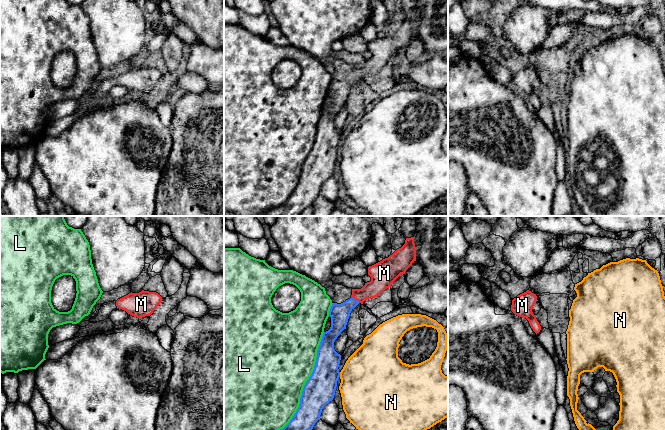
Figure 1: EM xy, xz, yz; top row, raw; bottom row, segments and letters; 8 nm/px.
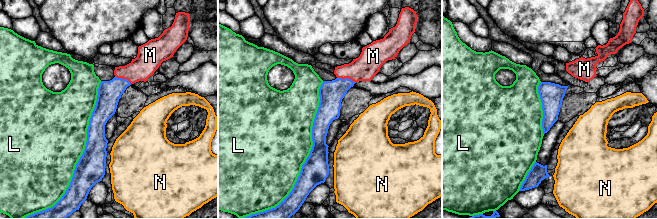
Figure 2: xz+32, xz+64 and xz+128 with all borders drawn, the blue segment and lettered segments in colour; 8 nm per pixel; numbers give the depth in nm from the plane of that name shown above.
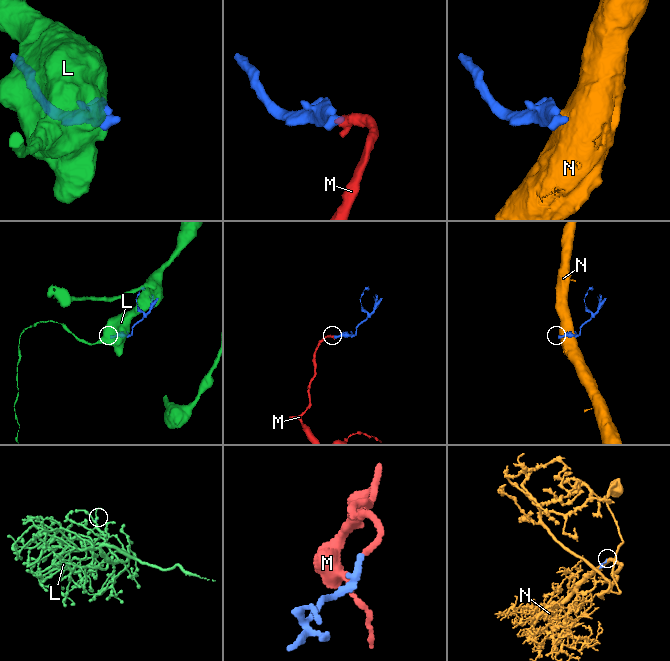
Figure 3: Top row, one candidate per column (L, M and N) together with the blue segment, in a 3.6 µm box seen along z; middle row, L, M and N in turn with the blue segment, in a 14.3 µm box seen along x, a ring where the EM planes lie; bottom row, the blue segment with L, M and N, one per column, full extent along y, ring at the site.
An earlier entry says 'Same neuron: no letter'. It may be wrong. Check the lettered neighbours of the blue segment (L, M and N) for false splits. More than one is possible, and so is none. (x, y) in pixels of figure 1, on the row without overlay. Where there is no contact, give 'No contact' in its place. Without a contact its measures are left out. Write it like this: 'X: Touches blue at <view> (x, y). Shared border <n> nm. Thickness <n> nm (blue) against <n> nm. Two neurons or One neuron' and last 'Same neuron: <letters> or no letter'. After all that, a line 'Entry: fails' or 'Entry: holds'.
L: Touches blue at xz (302, 167). Shared border 1000 nm. Thickness 240 nm (blue) against 500 nm. Two neurons
M: Touches blue at xz (354, 75). Shared border 80 nm. Thickness 160 nm (blue) against 150 nm. One neuron
N: Touches blue at xz (339, 150). Shared border 40 nm. Thickness 240 nm (blue) against 460 nm. Two neurons
Same neuron: M
Entry: fails

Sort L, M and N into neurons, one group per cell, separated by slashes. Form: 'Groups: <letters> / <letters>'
Groups: L / M / N

